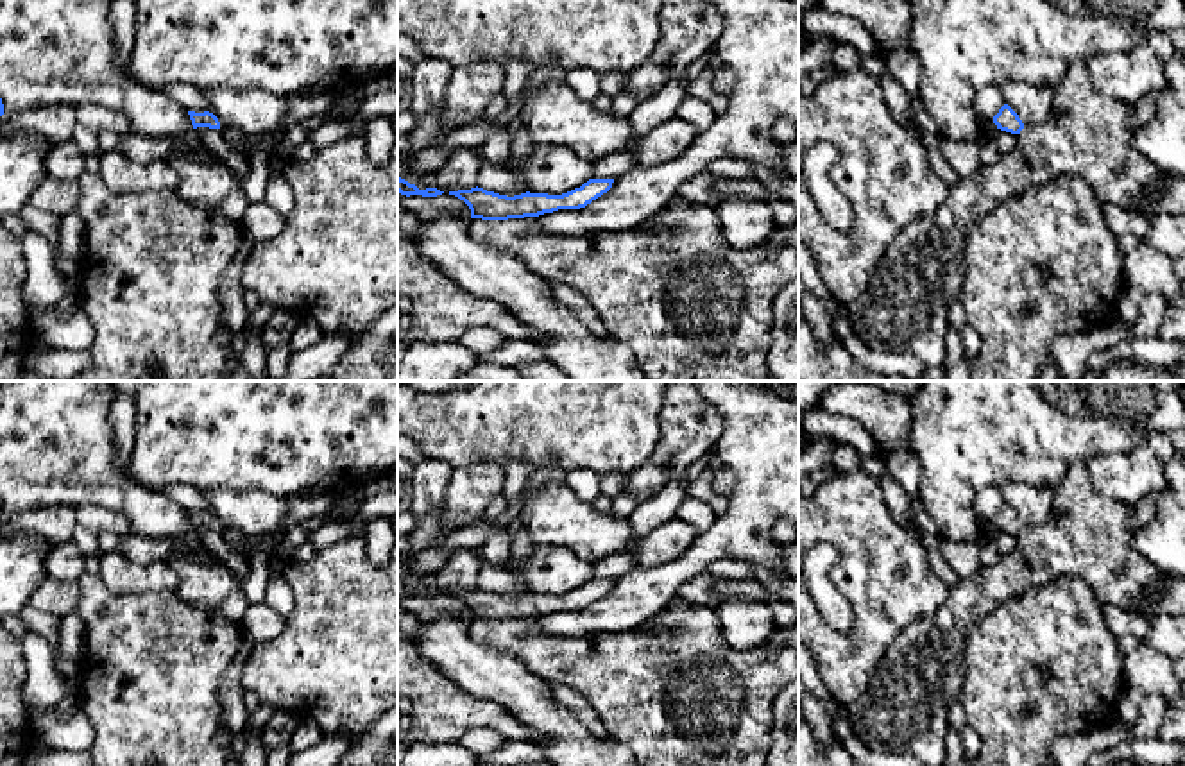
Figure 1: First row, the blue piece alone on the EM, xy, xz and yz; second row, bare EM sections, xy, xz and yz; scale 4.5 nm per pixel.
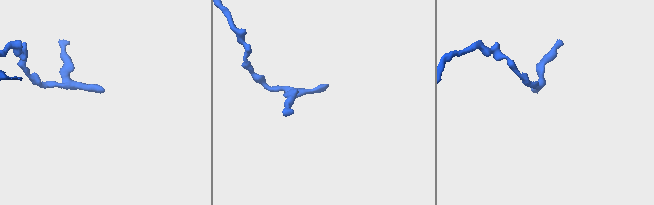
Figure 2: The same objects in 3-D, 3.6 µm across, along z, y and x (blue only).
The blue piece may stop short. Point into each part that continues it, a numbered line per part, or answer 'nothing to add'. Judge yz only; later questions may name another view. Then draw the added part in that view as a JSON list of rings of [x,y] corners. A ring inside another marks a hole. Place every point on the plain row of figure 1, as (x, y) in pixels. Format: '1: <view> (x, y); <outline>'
nothing to add

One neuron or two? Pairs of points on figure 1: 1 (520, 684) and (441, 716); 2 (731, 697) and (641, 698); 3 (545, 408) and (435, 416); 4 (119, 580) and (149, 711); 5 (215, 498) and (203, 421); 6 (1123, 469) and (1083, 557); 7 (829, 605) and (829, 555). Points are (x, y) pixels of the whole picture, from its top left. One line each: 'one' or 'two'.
1: two
2: one
3: one
4: two
5: two
6: two
7: one

